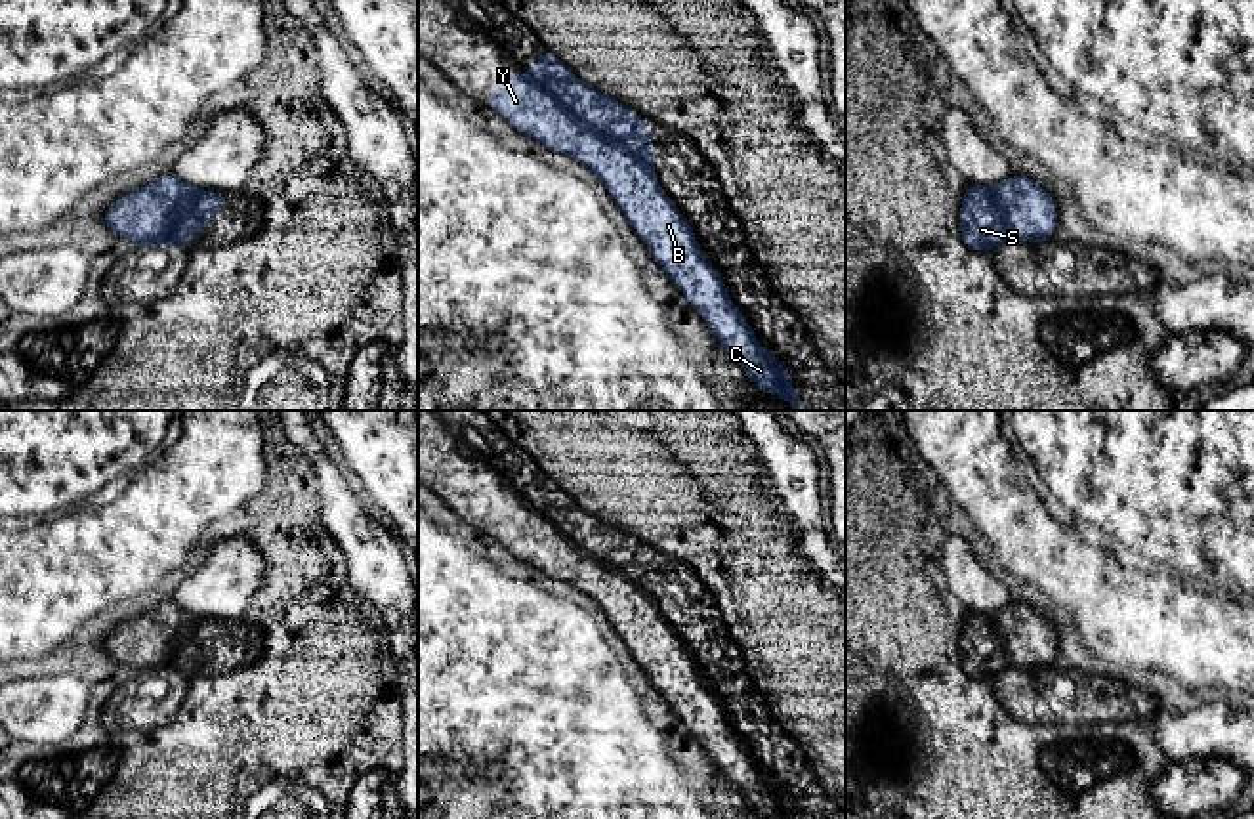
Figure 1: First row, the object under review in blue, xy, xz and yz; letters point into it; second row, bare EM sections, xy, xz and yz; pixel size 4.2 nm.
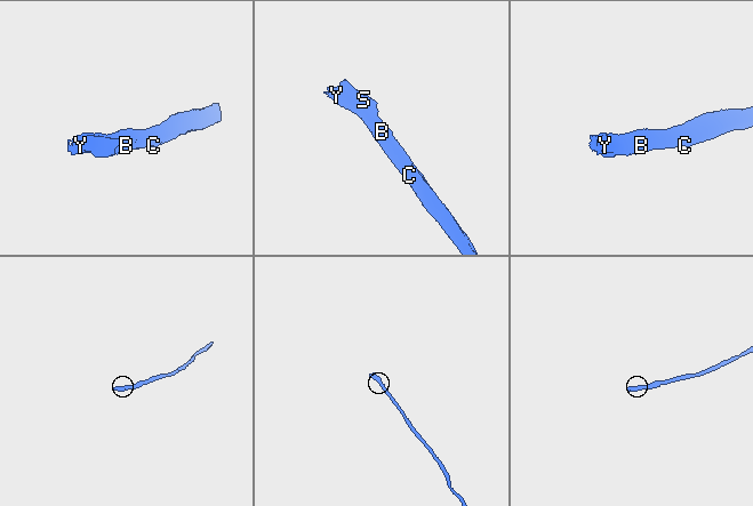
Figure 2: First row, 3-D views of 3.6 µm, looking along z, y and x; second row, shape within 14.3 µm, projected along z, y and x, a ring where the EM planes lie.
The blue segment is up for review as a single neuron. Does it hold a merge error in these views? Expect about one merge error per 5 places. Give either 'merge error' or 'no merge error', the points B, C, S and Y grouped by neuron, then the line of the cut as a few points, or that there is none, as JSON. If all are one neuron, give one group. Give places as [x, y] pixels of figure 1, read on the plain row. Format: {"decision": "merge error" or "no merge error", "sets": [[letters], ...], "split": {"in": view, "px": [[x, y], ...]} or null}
{"decision": "merge error", "sets": [["B", "C", "Y"], ["S"]], "split": {"in": "xz", "px": [[525, 501], [585, 552], [615, 567], [630, 581], [653, 587]]}}

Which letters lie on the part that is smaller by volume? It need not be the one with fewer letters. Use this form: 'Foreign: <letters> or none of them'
Foreign: S

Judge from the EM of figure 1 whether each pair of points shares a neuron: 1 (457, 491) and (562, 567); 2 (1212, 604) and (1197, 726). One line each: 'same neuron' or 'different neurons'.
1: same neuron
2: different neurons

